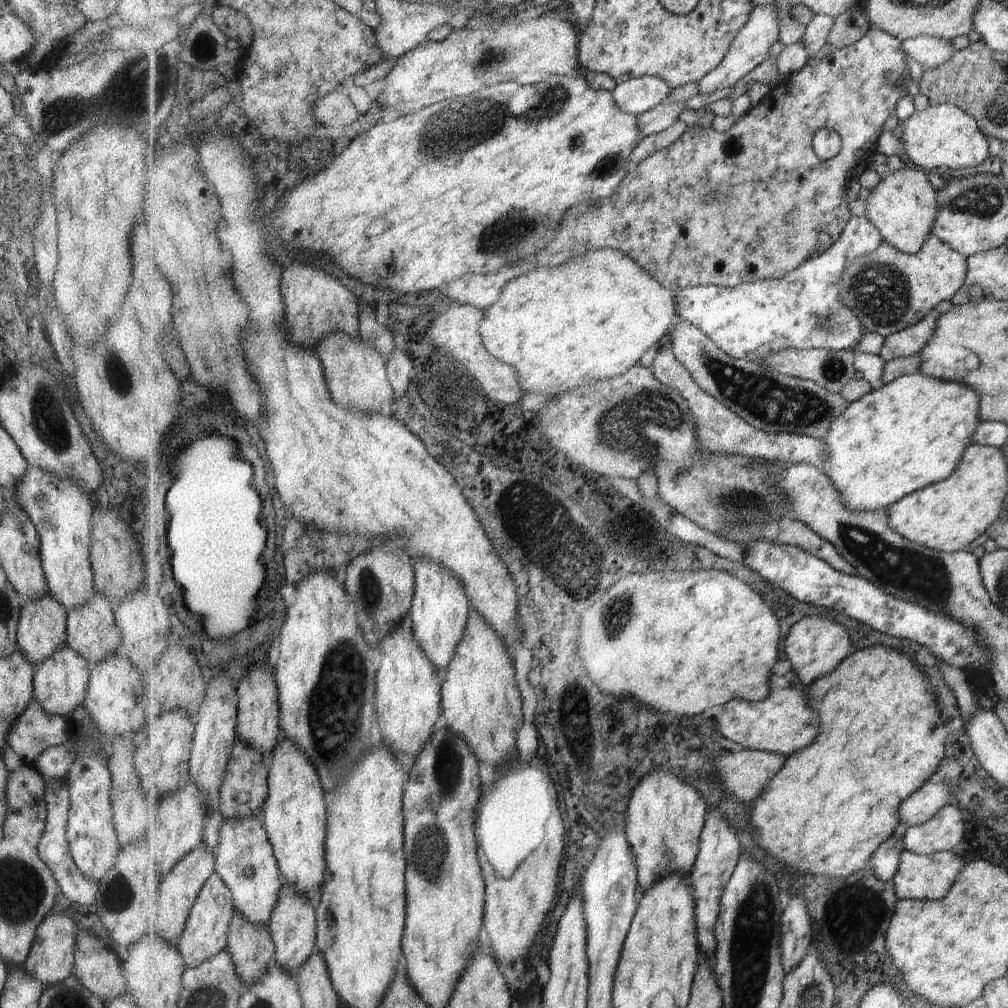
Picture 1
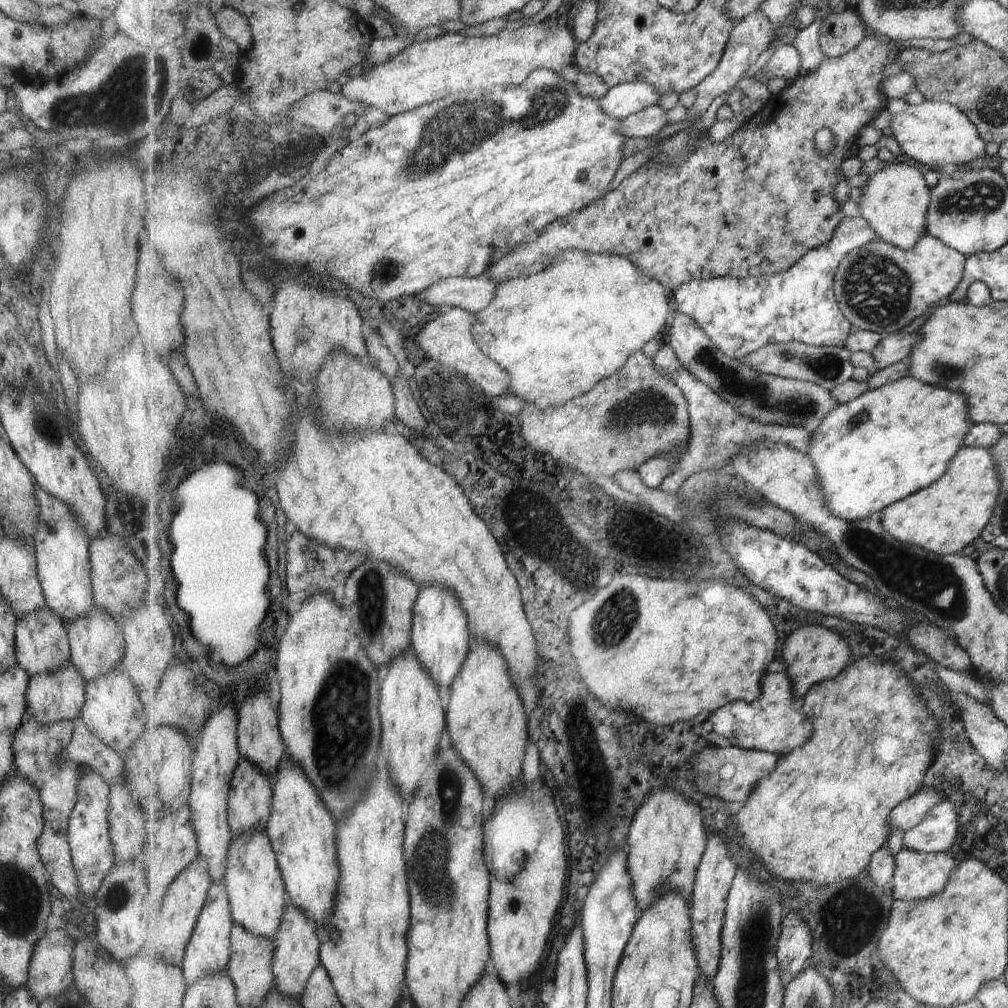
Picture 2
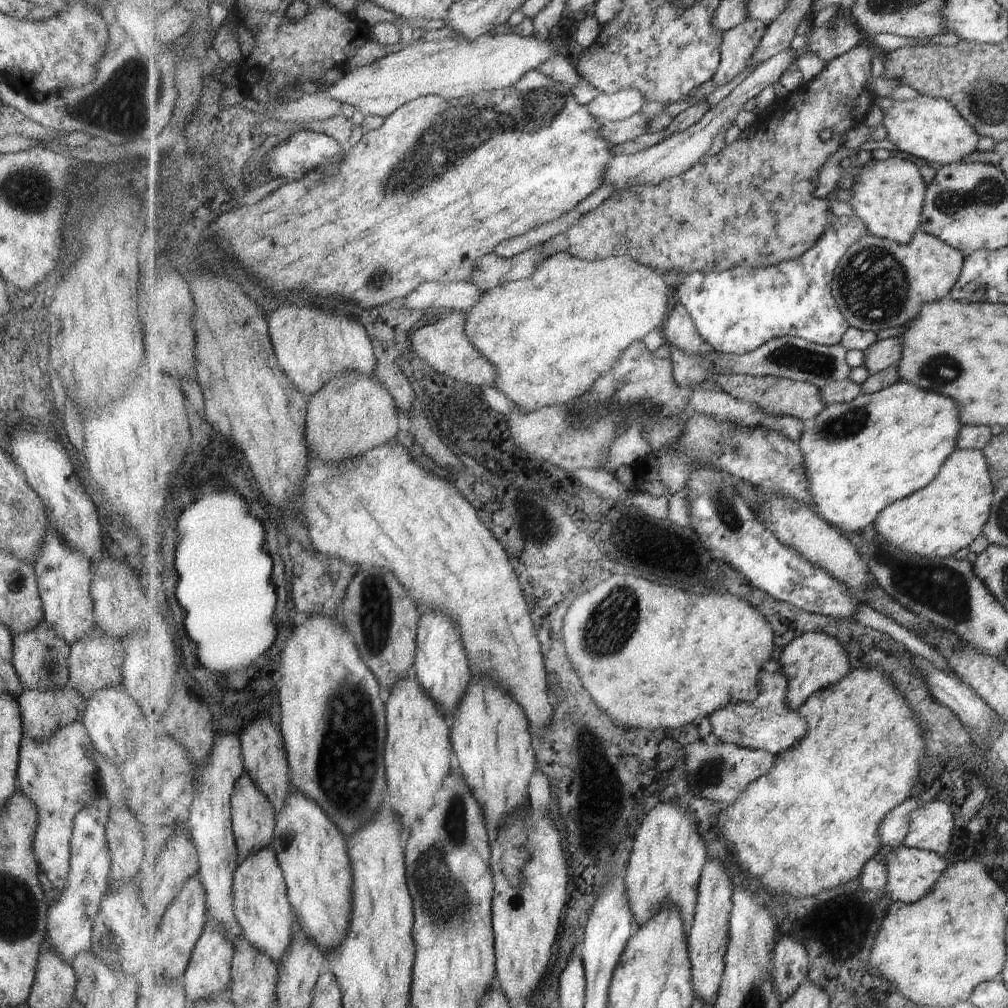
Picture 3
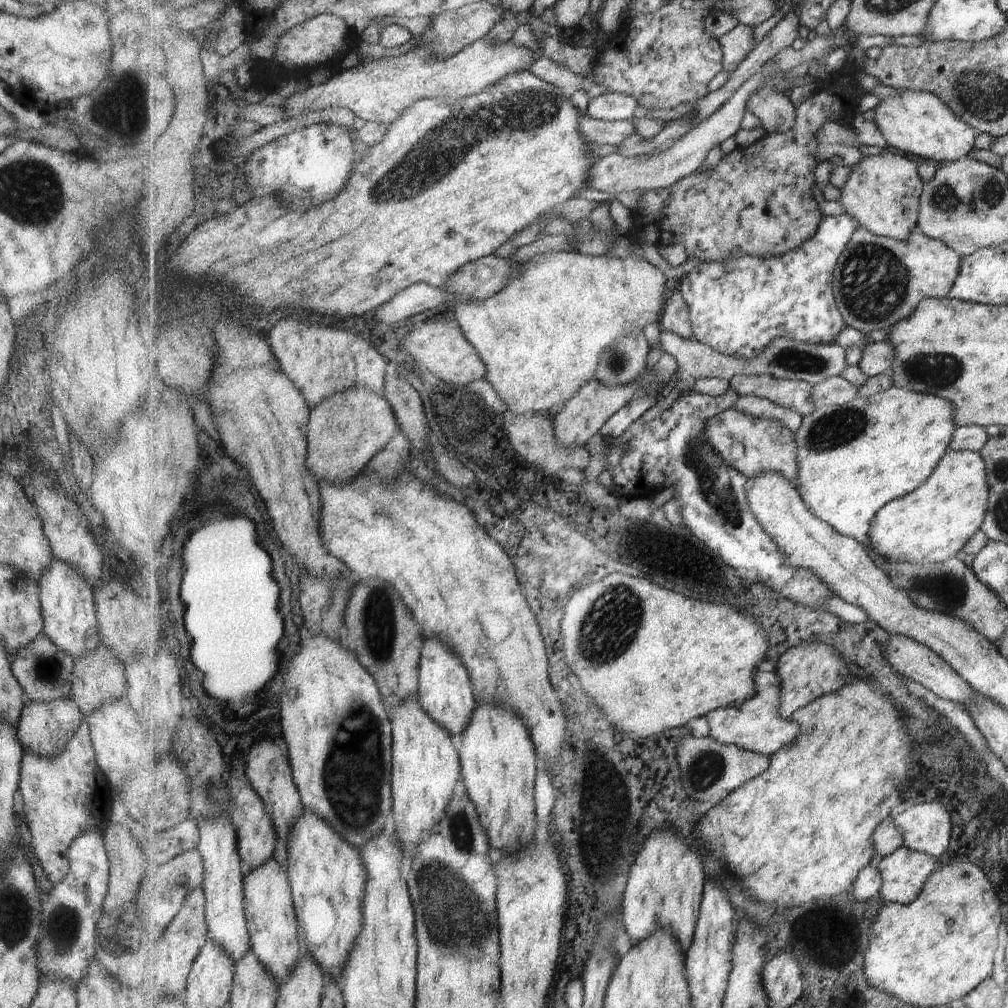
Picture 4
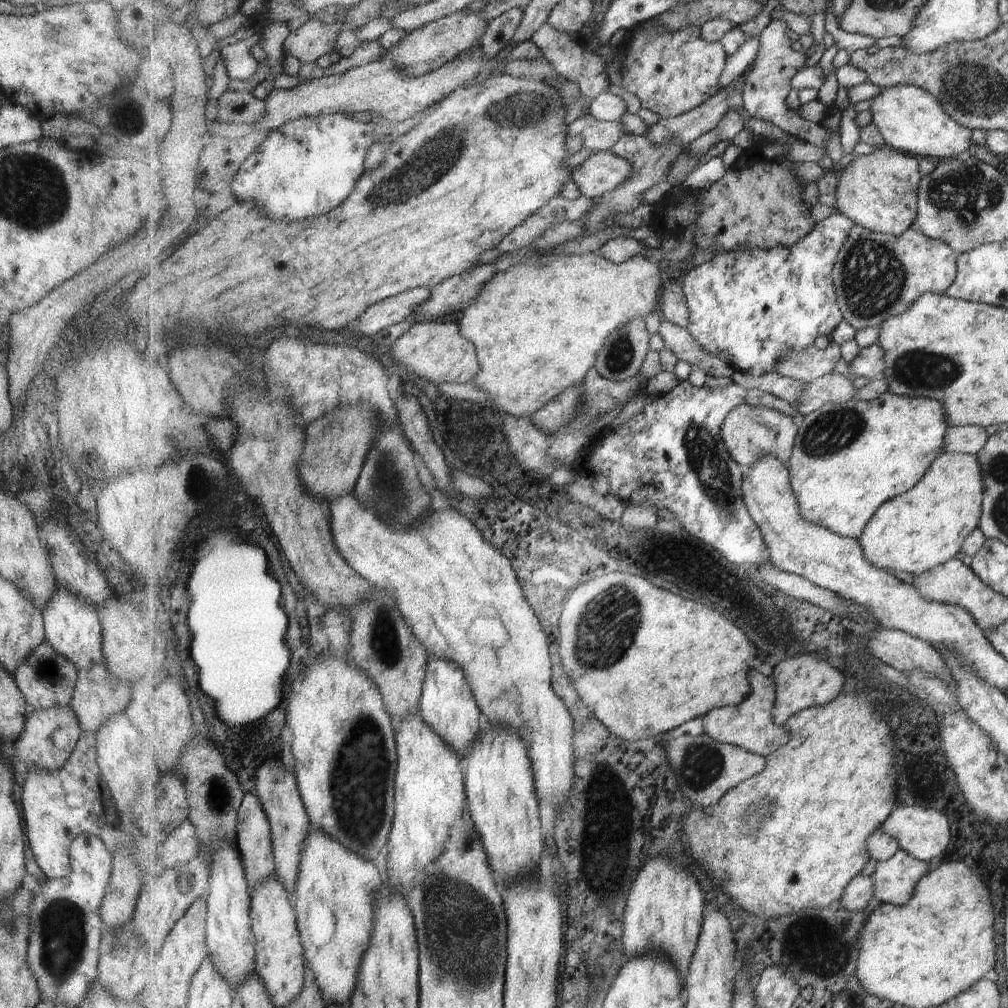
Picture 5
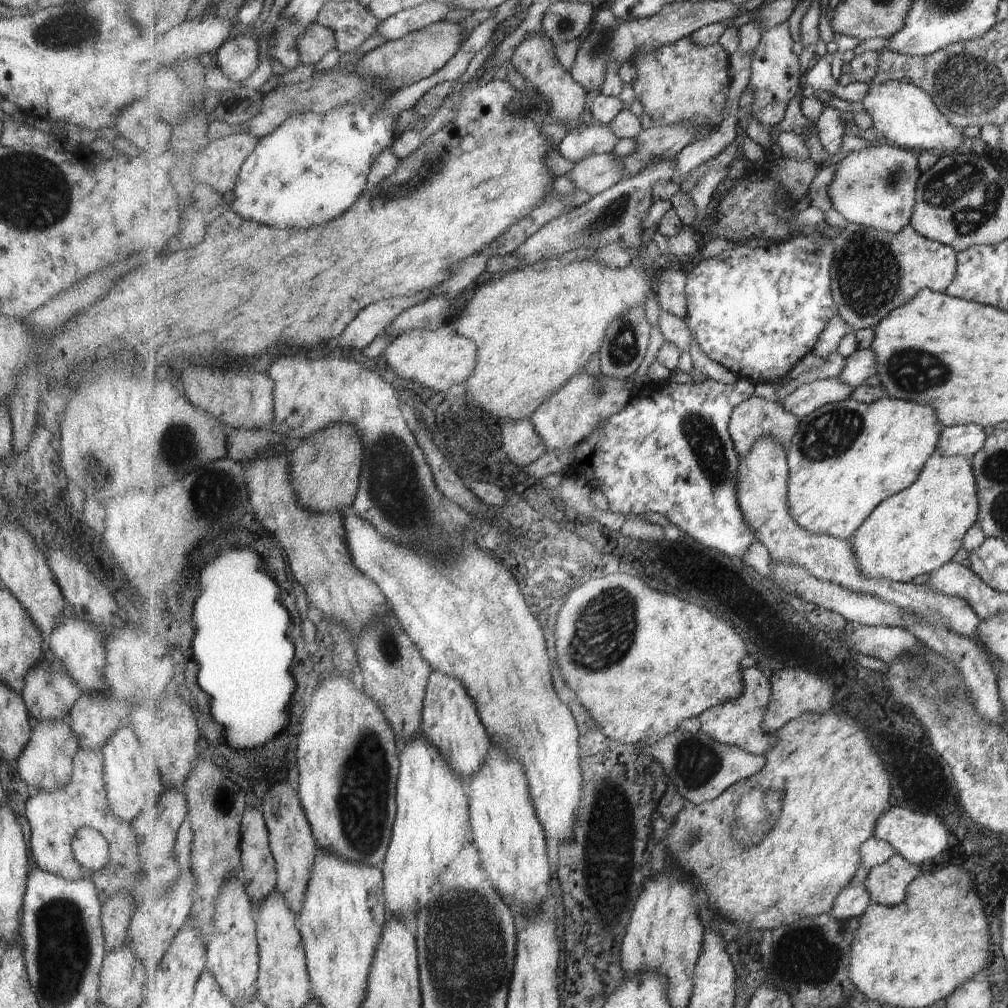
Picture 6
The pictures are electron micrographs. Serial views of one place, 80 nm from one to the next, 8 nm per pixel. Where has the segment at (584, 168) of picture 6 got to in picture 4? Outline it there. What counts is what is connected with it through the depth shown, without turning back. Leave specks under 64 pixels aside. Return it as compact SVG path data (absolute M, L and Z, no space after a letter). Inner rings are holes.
M767 64L738 90L722 109L719 109L695 129L690 130L679 142L667 150L640 157L626 157L614 150L605 151L603 155L599 154L599 158L592 164L592 170L588 170L588 186L611 195L619 194L619 192L631 192L637 188L639 190L664 189L693 173L697 173L713 147L723 144L725 140L733 138L739 132L739 128L742 128L750 94L758 91L773 73L776 73L776 67Z

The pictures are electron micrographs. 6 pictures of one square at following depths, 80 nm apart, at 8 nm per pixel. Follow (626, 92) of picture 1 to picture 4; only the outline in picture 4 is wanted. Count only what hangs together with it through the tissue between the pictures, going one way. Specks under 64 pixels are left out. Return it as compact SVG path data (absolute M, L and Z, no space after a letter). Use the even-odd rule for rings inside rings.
M605 92L605 94L590 98L588 113L593 118L604 121L628 121L635 116L638 100L623 93Z

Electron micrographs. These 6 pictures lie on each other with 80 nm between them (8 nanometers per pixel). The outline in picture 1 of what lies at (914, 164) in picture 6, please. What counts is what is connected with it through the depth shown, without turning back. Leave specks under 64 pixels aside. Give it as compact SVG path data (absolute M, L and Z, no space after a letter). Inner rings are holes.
M903 167L882 178L865 200L867 217L882 232L885 242L909 254L919 253L932 236L938 215L938 194L924 169Z

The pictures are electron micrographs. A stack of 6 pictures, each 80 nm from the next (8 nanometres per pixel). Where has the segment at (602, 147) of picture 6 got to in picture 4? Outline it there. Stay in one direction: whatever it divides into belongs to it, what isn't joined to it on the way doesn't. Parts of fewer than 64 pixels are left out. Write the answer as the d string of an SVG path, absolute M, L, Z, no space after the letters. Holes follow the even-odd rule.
M585 115L578 126L581 136L595 147L603 147L605 151L616 149L626 138L634 135L634 120L604 121Z

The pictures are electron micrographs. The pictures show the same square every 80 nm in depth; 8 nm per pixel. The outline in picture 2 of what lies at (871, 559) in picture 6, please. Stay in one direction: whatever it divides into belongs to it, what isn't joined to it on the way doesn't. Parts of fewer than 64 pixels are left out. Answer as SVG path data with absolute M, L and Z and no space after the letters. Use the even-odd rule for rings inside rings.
M961 446L948 462L948 468L931 486L882 510L881 522L890 535L901 542L938 555L958 553L983 532L995 512L1000 483L996 464L987 449Z

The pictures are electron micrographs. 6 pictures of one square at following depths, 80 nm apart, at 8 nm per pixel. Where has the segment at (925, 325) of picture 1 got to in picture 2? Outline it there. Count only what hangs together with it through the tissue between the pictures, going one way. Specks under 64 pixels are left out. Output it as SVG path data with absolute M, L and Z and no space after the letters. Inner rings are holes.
M920 332L910 334L893 333L882 337L878 347L871 353L879 370L893 366L899 361L907 361L913 345L920 342Z

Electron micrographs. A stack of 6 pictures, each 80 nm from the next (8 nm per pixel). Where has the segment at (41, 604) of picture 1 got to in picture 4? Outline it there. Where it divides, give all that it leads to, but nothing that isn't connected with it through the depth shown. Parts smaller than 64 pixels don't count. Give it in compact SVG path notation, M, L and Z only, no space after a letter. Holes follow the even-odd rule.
M42 632L29 644L17 650L10 660L11 672L24 692L25 700L44 703L69 696L70 672L74 658L59 650Z

